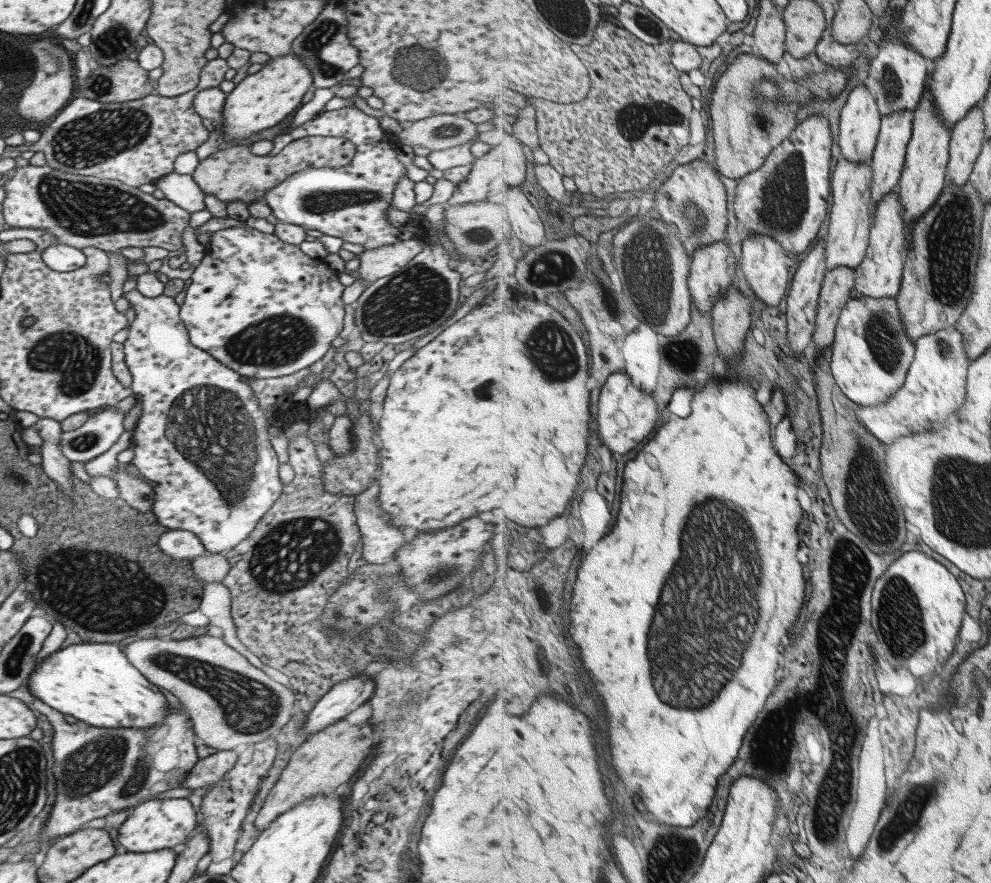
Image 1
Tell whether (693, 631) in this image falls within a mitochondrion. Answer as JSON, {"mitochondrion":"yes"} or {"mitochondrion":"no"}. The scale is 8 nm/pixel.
{"mitochondrion":"yes"}

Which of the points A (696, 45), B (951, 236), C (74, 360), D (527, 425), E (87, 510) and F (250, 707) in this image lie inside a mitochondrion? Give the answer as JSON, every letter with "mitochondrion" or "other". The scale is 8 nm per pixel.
{"A":"other","B":"mitochondrion","C":"mitochondrion","D":"other","E":"other","F":"mitochondrion"}

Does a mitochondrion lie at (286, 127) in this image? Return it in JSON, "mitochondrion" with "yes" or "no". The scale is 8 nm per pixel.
{"mitochondrion":"no"}

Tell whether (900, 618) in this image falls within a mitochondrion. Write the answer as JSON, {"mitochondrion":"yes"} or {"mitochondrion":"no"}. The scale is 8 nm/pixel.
{"mitochondrion":"yes"}

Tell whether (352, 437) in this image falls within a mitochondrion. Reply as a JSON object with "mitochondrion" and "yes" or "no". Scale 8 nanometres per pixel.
{"mitochondrion":"no"}

